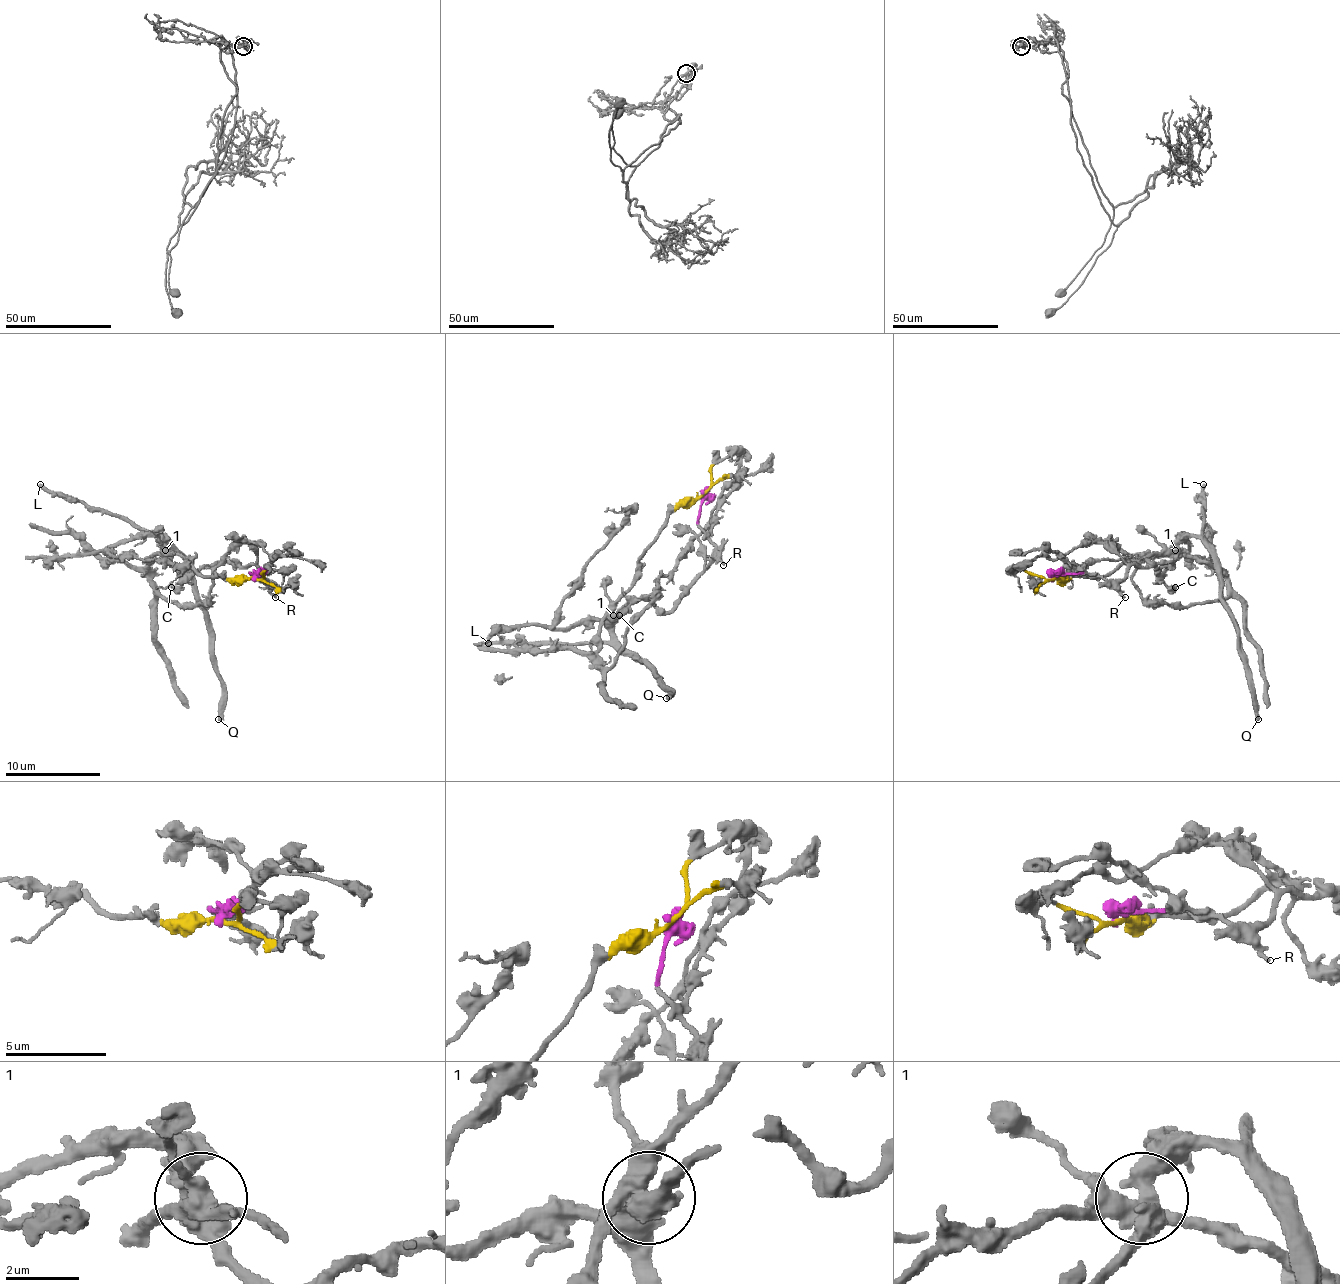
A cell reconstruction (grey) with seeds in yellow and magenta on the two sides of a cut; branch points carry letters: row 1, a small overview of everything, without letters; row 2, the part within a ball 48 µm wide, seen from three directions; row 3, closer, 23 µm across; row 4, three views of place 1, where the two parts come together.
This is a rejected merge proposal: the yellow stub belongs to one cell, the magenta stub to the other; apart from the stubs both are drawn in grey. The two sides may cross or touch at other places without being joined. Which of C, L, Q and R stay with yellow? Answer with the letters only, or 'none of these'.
none of these

